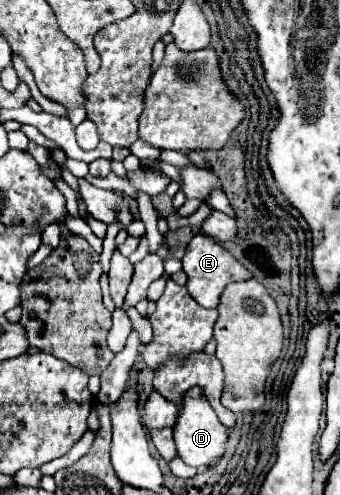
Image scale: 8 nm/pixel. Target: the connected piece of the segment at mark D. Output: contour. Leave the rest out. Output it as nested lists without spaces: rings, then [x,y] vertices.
[[[192,387],[180,403],[180,415],[174,425],[174,441],[180,457],[186,461],[186,465],[192,467],[216,467],[226,453],[228,429],[218,421],[200,387]]]

